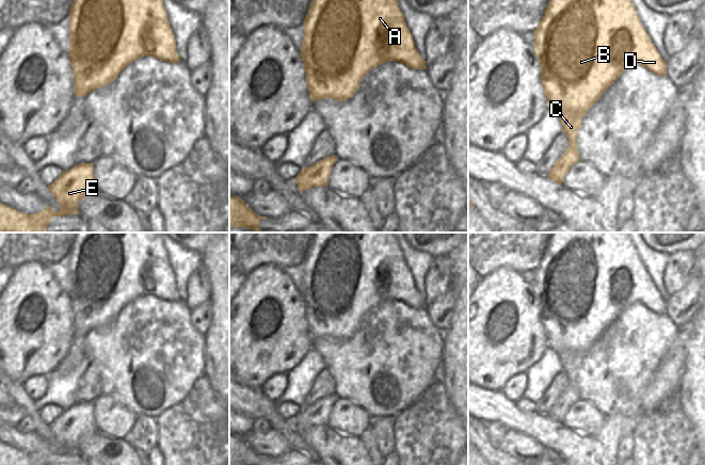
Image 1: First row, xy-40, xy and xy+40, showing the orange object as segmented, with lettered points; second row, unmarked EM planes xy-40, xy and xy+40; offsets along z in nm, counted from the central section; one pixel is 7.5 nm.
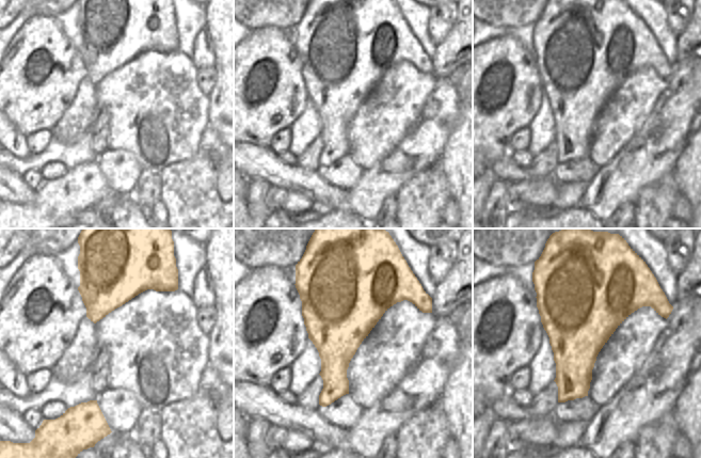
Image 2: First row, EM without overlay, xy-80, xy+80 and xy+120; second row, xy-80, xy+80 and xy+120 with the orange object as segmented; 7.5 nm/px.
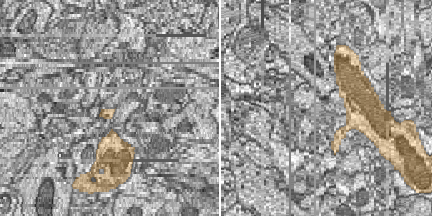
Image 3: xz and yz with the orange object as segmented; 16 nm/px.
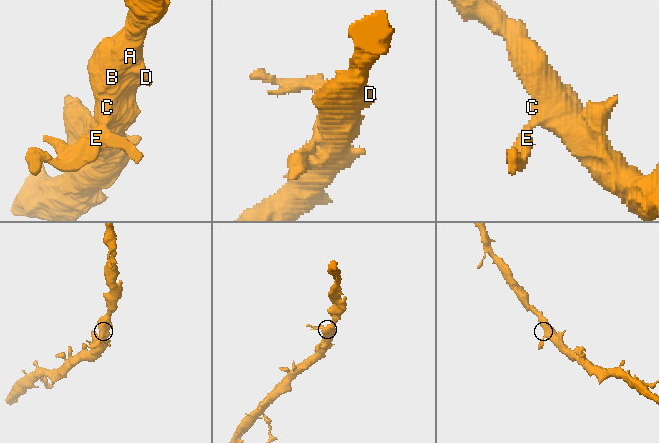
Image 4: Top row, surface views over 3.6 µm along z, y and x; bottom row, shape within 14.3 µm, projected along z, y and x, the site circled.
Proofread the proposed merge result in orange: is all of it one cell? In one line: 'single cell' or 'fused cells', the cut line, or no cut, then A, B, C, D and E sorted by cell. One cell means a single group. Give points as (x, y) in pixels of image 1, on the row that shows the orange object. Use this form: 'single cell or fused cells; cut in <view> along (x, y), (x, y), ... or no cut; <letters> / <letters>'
single cell; no cut; A B C D E

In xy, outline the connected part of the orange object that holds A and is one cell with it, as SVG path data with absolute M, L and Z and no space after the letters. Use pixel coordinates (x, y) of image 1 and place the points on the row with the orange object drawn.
M313 0L304 19L300 55L304 62L306 83L313 101L326 97L337 101L350 99L362 79L374 67L388 61L403 63L412 69L426 69L397 0Z

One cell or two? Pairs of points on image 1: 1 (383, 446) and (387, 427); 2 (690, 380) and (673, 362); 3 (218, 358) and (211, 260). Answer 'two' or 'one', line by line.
1: one
2: two
3: one

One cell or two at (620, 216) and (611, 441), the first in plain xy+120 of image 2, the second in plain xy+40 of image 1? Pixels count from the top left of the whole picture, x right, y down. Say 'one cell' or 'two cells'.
two cells

